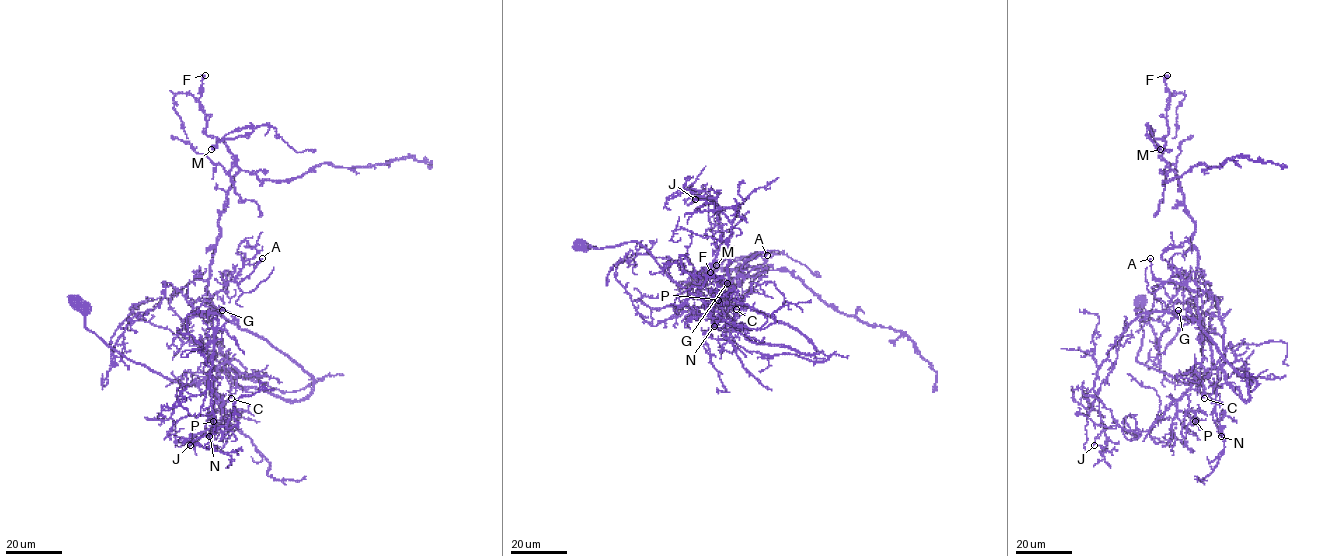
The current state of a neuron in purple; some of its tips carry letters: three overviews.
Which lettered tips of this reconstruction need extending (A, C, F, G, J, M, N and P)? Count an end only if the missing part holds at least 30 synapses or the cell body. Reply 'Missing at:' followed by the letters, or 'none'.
Missing at: none

